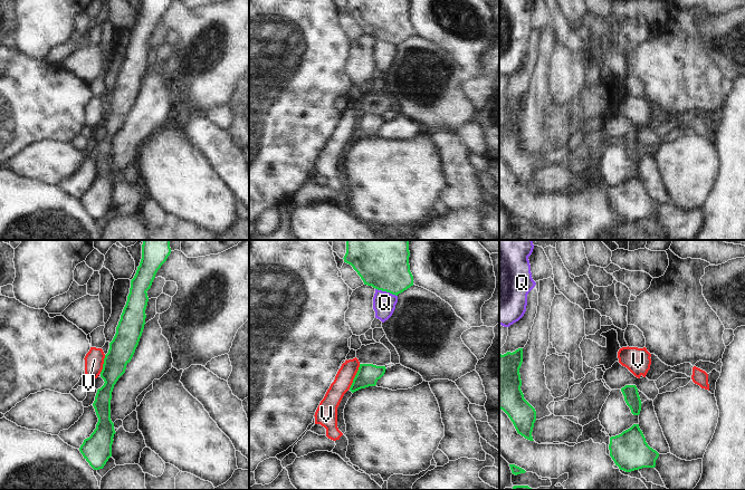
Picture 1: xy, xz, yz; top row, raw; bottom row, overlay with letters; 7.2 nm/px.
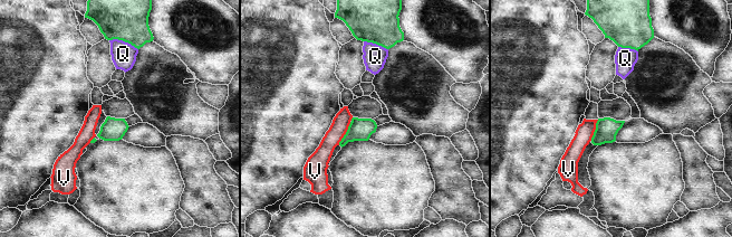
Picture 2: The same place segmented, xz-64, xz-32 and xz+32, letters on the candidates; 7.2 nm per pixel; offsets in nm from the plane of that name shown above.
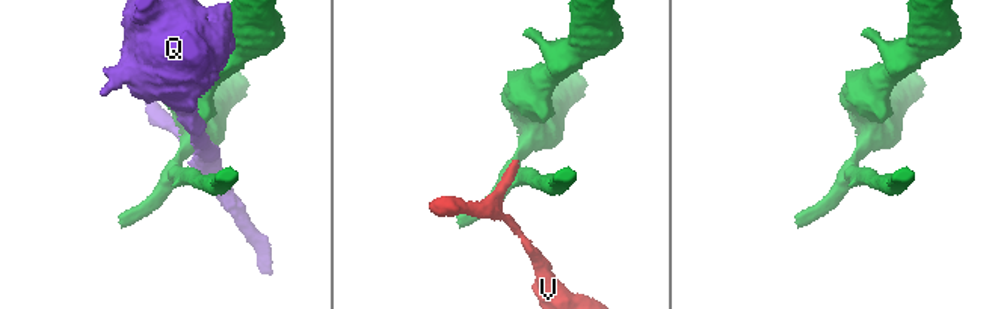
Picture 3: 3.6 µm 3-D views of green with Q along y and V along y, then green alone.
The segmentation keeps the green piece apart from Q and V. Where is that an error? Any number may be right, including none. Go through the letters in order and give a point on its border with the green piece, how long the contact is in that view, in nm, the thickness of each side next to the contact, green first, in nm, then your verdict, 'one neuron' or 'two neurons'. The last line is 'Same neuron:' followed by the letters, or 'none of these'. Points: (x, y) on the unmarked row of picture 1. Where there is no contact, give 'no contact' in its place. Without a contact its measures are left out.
Q: meets green in xz at (387, 41); contact 170 nm long; 300 nm thick on the green side, 160 nm on the other; two neurons
V: meets green in xz at (355, 126); contact 200 nm long; 160 nm thick on the green side, 130 nm on the other; two neurons
Same neuron: none of these

